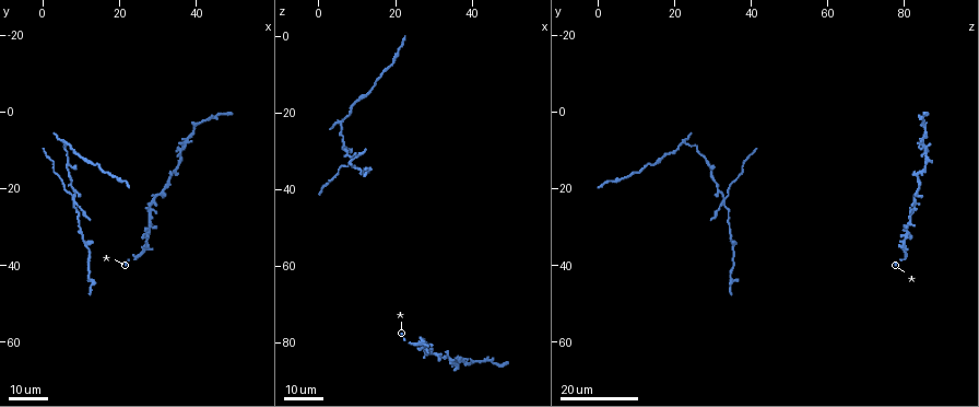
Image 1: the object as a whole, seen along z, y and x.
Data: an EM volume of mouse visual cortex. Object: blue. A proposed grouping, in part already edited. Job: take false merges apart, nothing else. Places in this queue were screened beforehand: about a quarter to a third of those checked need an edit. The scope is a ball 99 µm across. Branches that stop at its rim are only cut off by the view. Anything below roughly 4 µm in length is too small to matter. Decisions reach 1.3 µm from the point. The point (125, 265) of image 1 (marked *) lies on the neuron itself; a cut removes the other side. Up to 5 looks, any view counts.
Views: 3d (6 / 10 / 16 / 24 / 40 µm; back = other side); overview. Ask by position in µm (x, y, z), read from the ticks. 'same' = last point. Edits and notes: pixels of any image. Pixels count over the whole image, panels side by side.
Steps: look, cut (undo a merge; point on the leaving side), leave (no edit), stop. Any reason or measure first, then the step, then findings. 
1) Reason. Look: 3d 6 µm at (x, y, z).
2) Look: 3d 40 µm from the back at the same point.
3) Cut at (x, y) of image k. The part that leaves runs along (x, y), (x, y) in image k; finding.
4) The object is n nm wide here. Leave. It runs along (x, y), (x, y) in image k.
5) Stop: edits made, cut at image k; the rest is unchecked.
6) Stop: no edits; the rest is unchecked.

Calibre changes. Look: 3d 24 µm at (11.5, 35.0, 35.5).

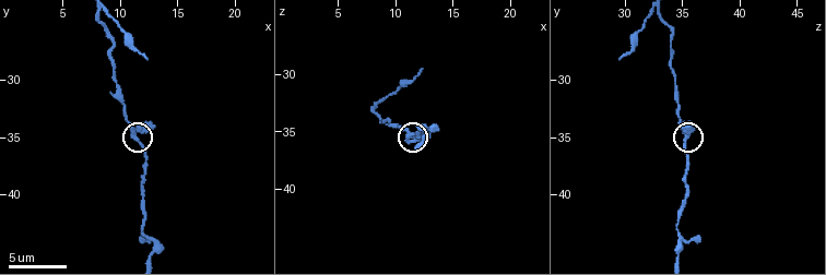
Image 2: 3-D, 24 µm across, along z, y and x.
Zoom in. Look: 3d 6 µm at (11.8, 35.4, 35.0).

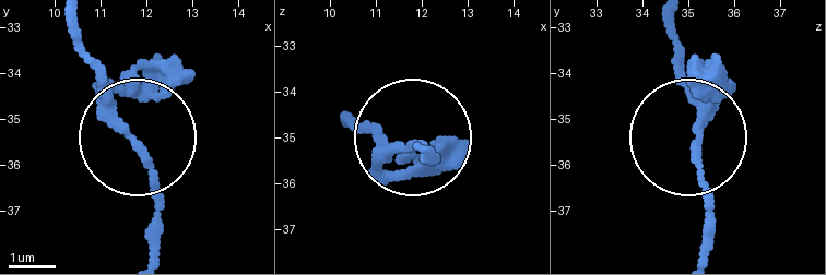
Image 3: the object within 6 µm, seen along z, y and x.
Other side. Look: 3d 6 µm from the back at (11.75, 35.45, 35.15).

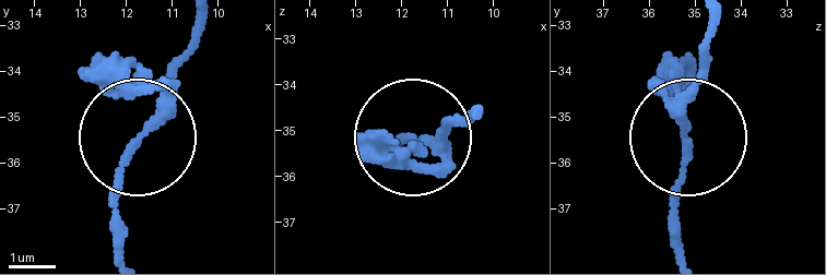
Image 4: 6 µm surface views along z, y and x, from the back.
The object is 210 nm wide here. Leave. One neuron here.

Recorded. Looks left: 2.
Look: 3d 24 µm at (6.0, 8.0, 22.5).

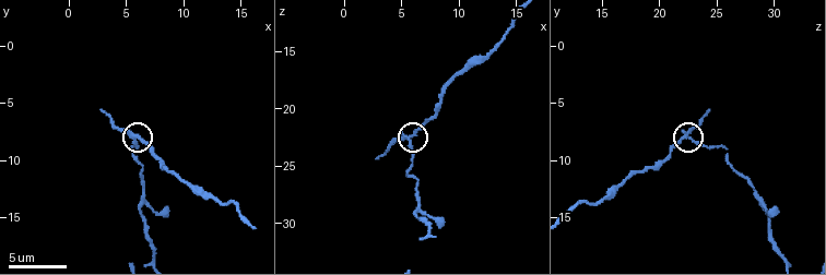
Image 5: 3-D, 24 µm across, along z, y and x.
Look: 3d 6 µm at (5.8, 7.8, 22.4).

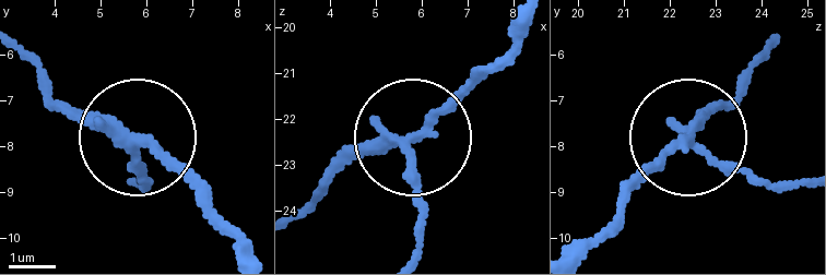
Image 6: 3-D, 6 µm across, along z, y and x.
Cut at (174, 164) of image 6. The part that leaves runs along (121, 138), (153, 150), (247, 254) in image 6; two neurons meet here.

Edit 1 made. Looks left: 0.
Stop: edits made, cut at image 6; the rest is unchecked.

